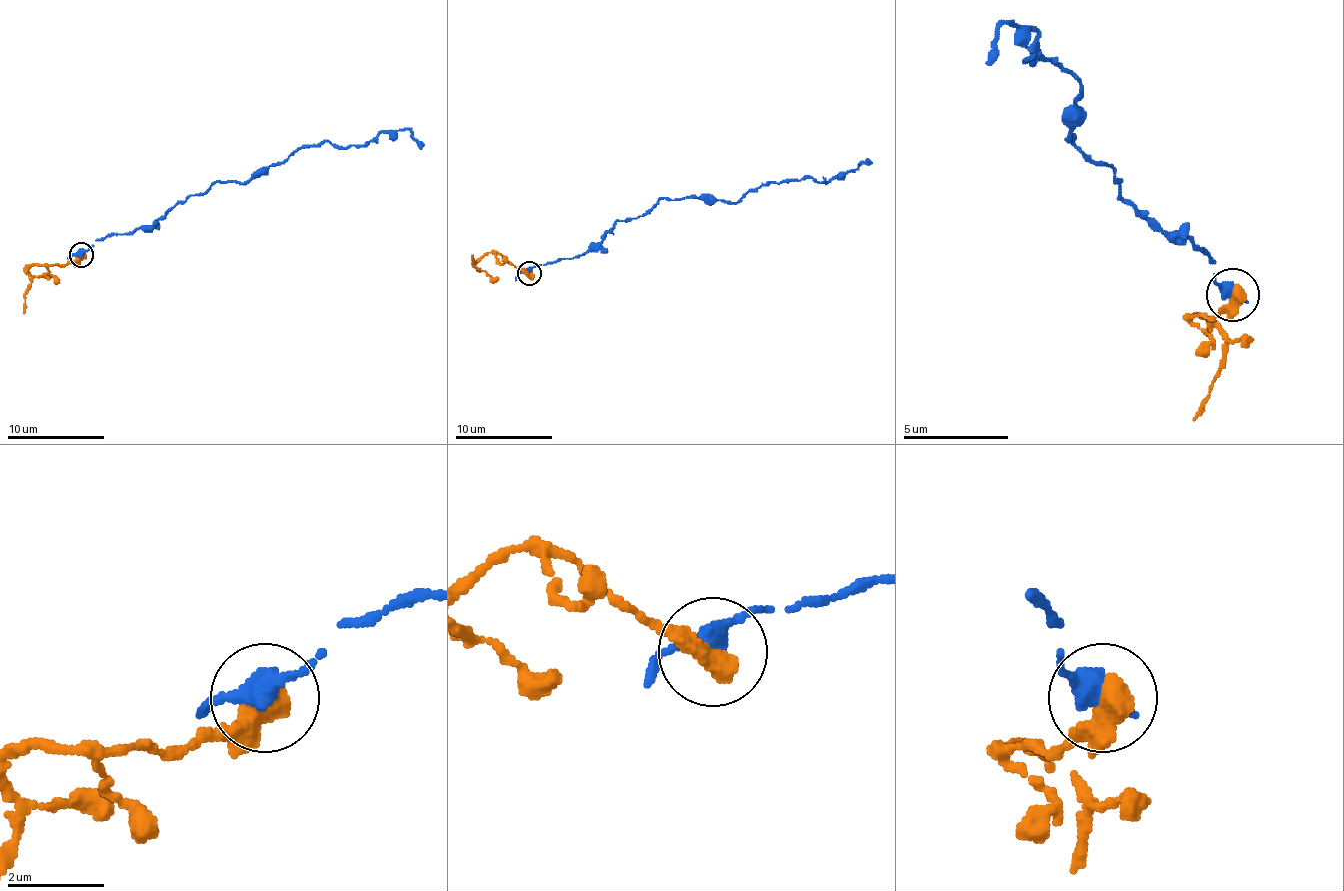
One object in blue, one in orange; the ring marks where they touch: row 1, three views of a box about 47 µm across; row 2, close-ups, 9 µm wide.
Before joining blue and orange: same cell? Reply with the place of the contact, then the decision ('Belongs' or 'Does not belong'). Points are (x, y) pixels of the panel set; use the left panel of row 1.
Place: (81, 255). Does not belong

